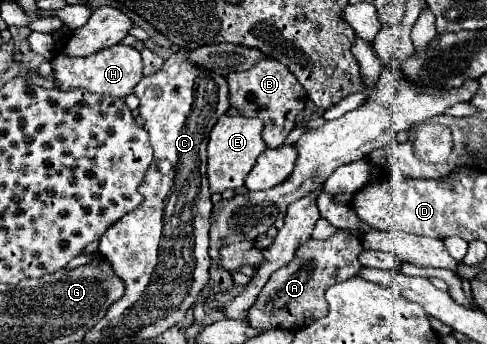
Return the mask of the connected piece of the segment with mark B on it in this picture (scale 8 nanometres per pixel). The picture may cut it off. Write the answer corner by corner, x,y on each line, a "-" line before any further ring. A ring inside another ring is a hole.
265,58
265,60
259,60
253,68
245,70
245,72
231,72
227,76
227,84
229,84
231,106
235,110
239,110
241,116
259,118
265,124
263,140
265,140
267,148
283,146
285,138
295,128
297,114
303,110
305,100
307,100
303,86
289,72
289,68
281,62

